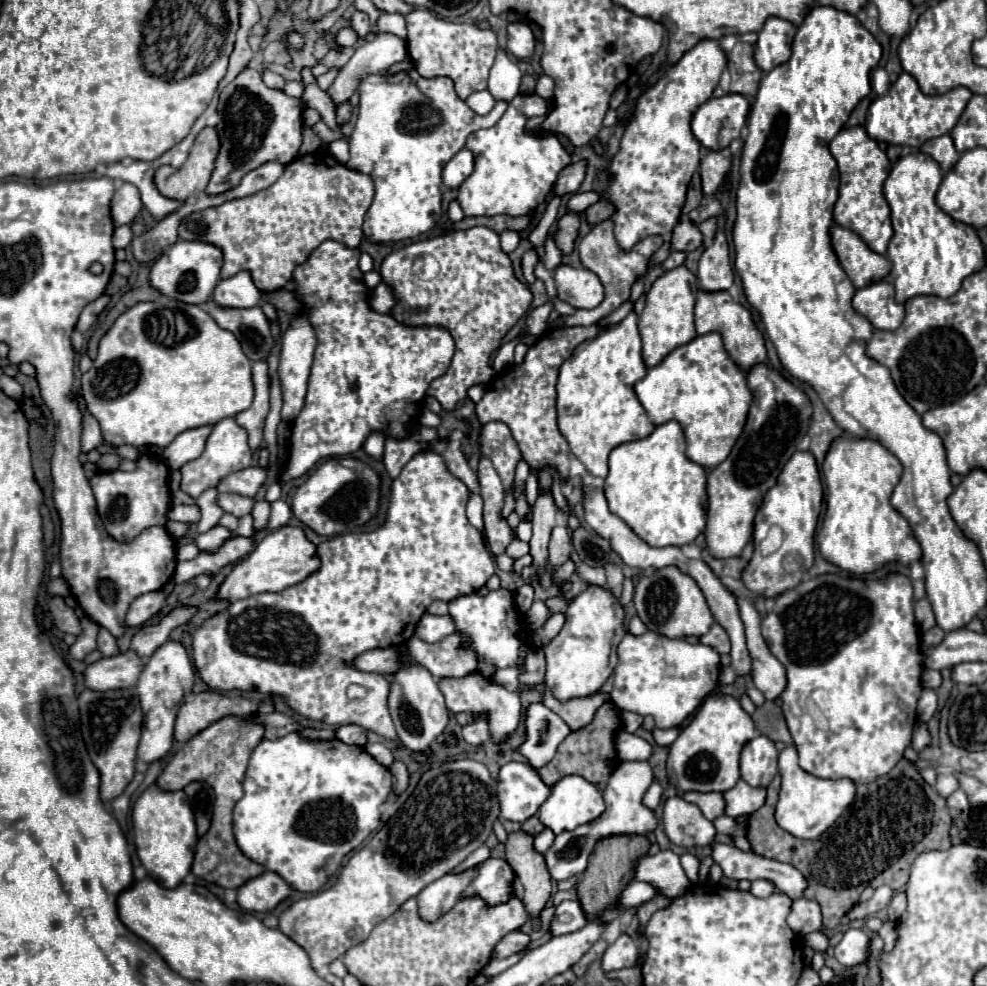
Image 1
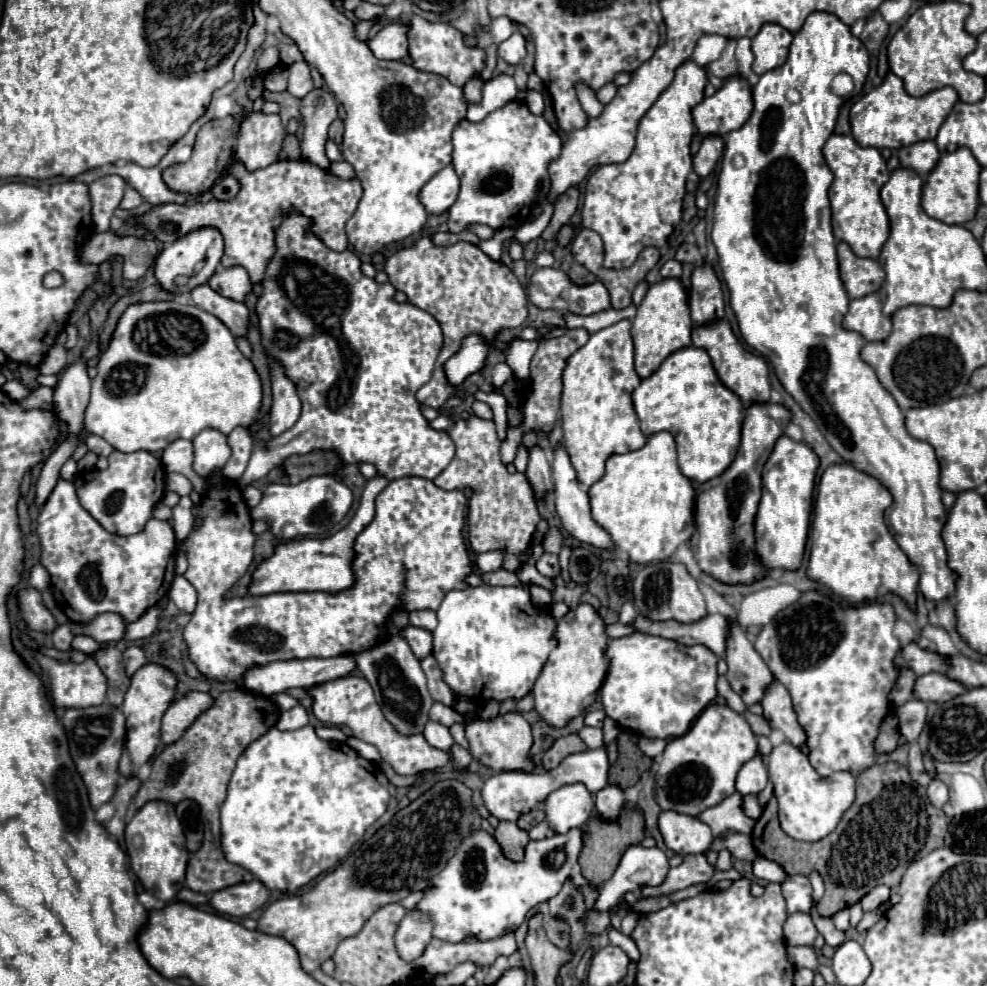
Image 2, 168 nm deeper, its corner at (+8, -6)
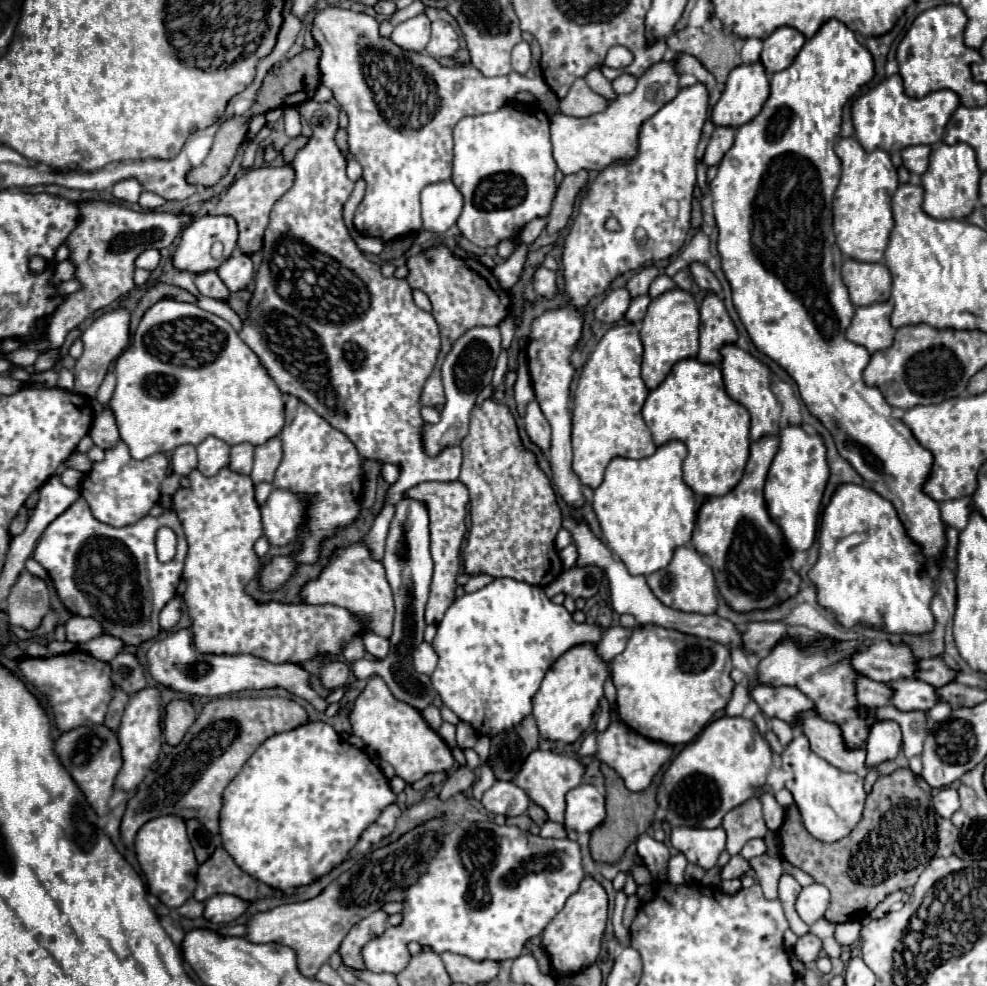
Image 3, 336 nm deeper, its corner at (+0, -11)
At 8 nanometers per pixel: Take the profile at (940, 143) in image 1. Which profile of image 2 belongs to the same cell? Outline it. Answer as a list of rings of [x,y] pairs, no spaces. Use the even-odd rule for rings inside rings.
[[[919,141],[919,143],[899,149],[901,165],[917,171],[921,177],[925,177],[929,173],[929,167],[933,167],[933,163],[937,163],[937,155],[941,155],[941,153],[939,153],[935,141]]]

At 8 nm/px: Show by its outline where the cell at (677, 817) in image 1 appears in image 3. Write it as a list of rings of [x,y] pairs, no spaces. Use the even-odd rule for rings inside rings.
[[[673,828],[671,844],[687,856],[691,864],[697,864],[705,870],[717,864],[719,854],[725,850],[725,830],[723,828]]]

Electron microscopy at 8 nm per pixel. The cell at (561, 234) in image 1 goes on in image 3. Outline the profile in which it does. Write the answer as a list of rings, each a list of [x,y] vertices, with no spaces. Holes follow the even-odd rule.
[[[587,170],[569,174],[563,178],[563,182],[557,188],[555,200],[553,200],[553,210],[549,214],[549,222],[547,222],[547,234],[555,234],[561,228],[565,228],[571,212],[573,212],[573,204],[577,194],[581,192],[581,188],[587,184]]]

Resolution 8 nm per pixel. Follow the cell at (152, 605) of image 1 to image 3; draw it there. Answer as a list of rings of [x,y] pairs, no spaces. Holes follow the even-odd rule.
[[[71,616],[65,622],[65,632],[67,632],[67,640],[69,642],[73,642],[73,644],[85,644],[85,642],[101,636],[103,634],[103,628],[93,618]]]

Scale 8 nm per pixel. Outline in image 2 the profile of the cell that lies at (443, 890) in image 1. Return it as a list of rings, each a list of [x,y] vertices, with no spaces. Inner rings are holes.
[[[413,907],[405,913],[403,921],[399,923],[399,929],[395,933],[395,945],[405,961],[413,961],[423,953],[431,937],[433,923],[429,923],[429,919],[425,919],[425,915],[421,915],[421,911]]]

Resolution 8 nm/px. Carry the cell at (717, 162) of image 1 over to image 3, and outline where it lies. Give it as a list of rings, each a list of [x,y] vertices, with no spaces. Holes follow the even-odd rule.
[[[717,126],[713,130],[713,134],[711,134],[709,144],[707,144],[703,162],[707,166],[719,164],[721,158],[725,156],[725,152],[733,146],[733,140],[735,140],[735,128],[731,128],[731,126]]]

